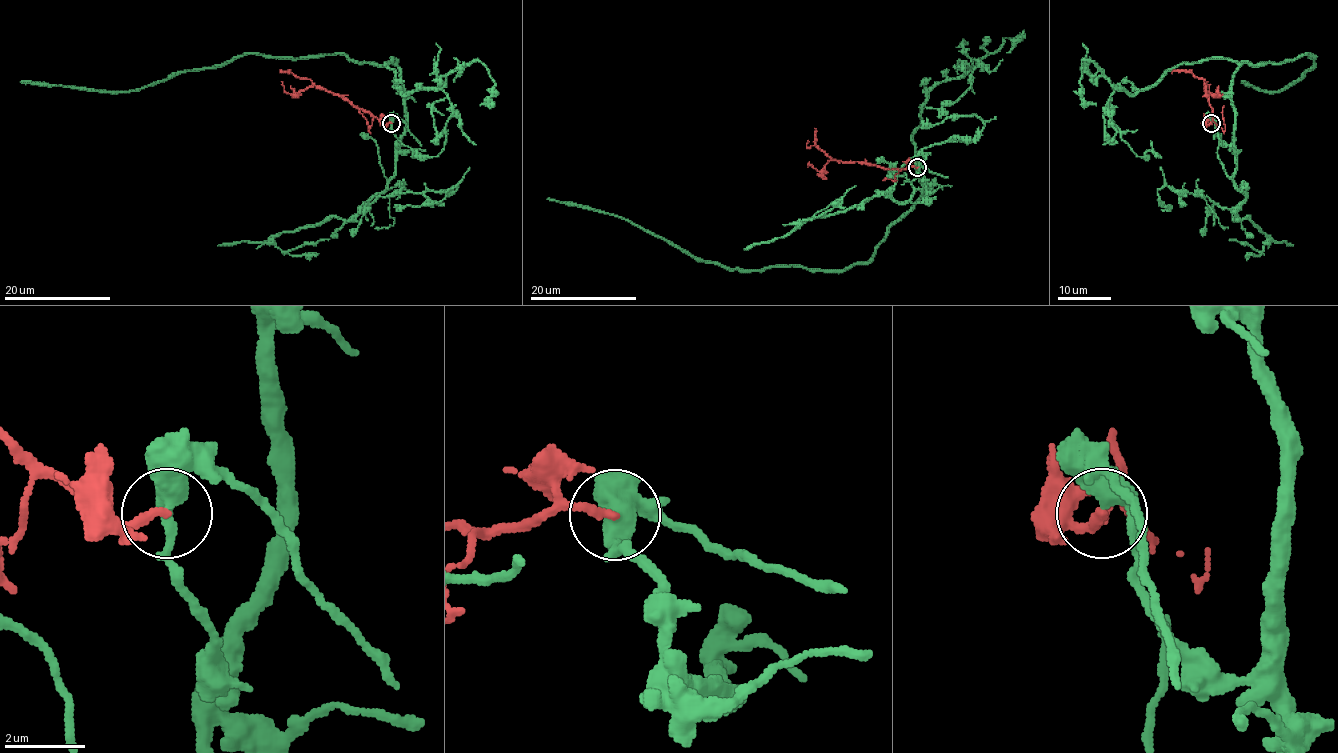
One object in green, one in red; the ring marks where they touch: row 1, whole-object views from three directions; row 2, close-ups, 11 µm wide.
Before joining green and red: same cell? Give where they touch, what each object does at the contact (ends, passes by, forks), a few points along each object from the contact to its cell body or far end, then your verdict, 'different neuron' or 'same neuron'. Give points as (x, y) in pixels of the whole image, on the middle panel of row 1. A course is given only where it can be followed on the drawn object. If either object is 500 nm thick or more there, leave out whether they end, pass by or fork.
(917, 167) | green passes by | red ends | green via (917, 167), (932, 192), (889, 228), (866, 261), (842, 269), (705, 263), (620, 217), (546, 199) | red via (917, 167), (885, 169), (865, 163), (830, 159), (816, 144), (814, 128) | different neuron

